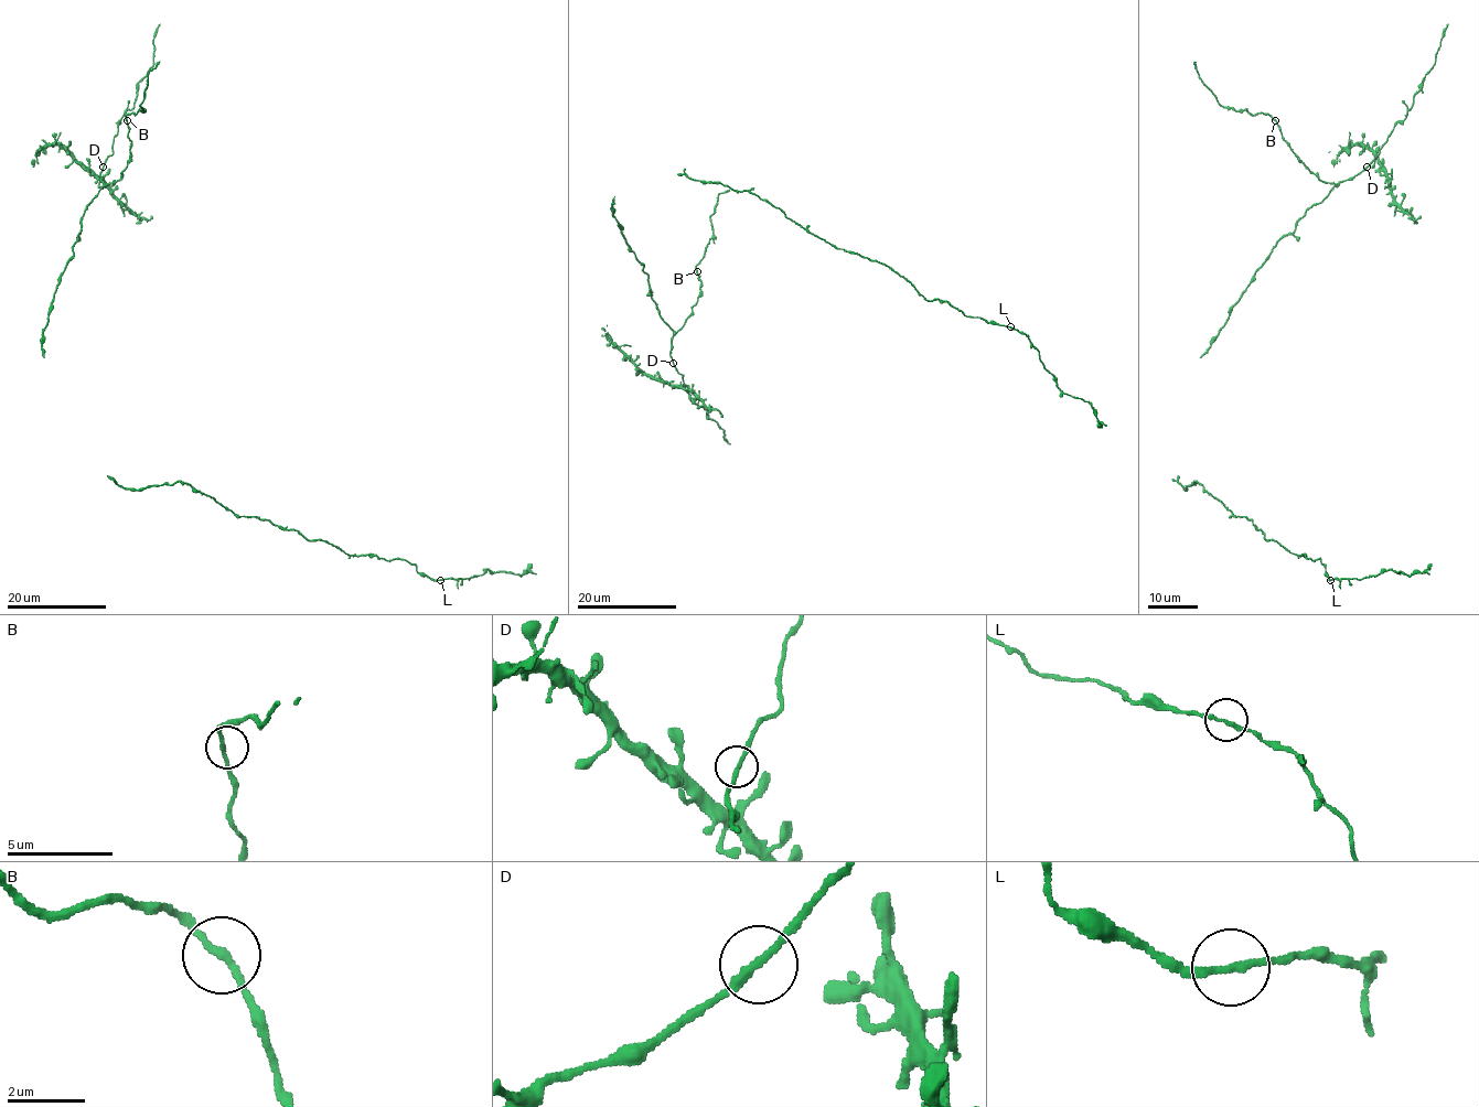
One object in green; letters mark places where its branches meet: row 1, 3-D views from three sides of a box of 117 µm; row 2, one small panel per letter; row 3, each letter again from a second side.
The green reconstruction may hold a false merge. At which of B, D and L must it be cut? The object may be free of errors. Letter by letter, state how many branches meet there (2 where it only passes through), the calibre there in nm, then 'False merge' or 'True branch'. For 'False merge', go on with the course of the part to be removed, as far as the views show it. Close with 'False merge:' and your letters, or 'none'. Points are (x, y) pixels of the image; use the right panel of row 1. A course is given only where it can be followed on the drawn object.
B: Branches: 2. Thickness 180 nm. True branch
D: Branches: 2. Thickness 190 nm. True branch
L: Branches: 2. Thickness 180 nm. False merge. Course of the part to remove: (1330, 580), (1363, 579), (1391, 570), (1406, 575), (1423, 572), (1432, 563)
False merge: L

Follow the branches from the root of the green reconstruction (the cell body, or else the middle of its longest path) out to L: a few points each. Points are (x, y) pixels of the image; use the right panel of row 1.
L: (1178, 475), (1185, 490), (1197, 482), (1235, 516), (1251, 519), (1266, 540), (1319, 559), (1330, 580)

